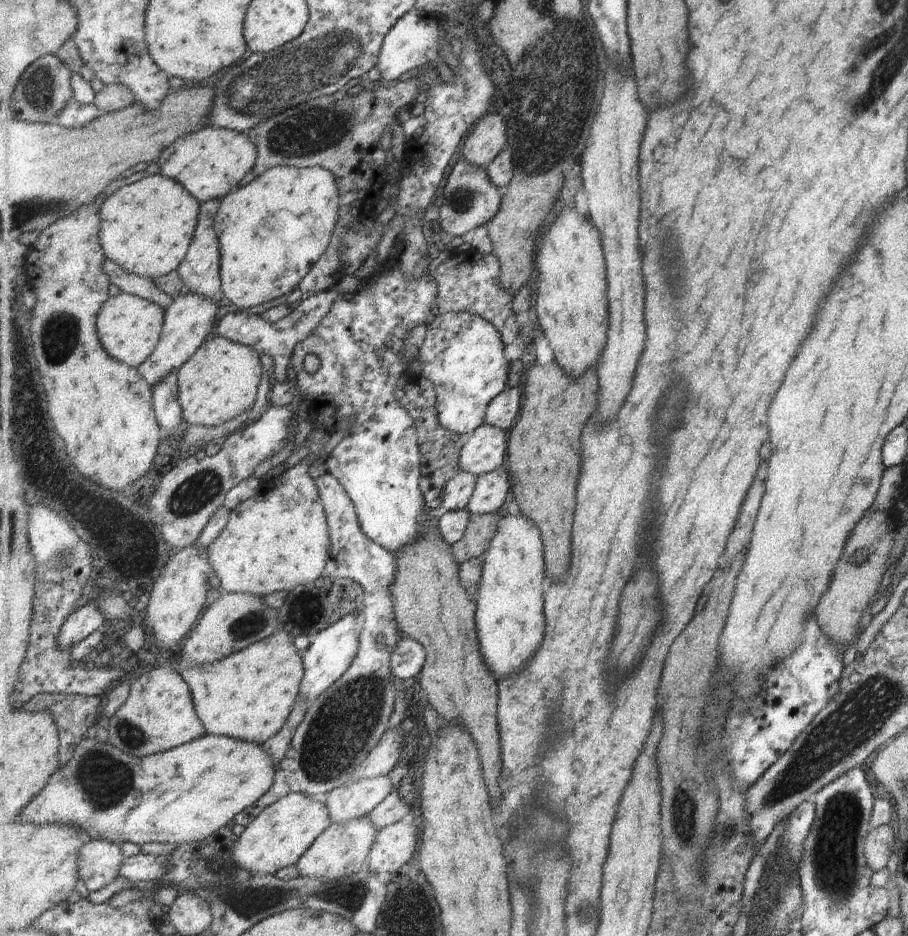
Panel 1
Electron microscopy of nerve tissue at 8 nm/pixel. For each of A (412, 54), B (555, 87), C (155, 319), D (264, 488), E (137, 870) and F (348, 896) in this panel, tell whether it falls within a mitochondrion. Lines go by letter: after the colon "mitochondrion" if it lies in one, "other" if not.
A: other
B: mitochondrion
C: other
D: other
E: other
F: mitochondrion

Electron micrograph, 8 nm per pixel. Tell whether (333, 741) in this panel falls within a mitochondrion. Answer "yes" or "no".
yes

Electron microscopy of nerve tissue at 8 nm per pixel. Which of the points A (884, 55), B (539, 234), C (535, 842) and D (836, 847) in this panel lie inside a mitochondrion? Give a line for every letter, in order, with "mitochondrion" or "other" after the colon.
A: mitochondrion
B: other
C: mitochondrion
D: mitochondrion

